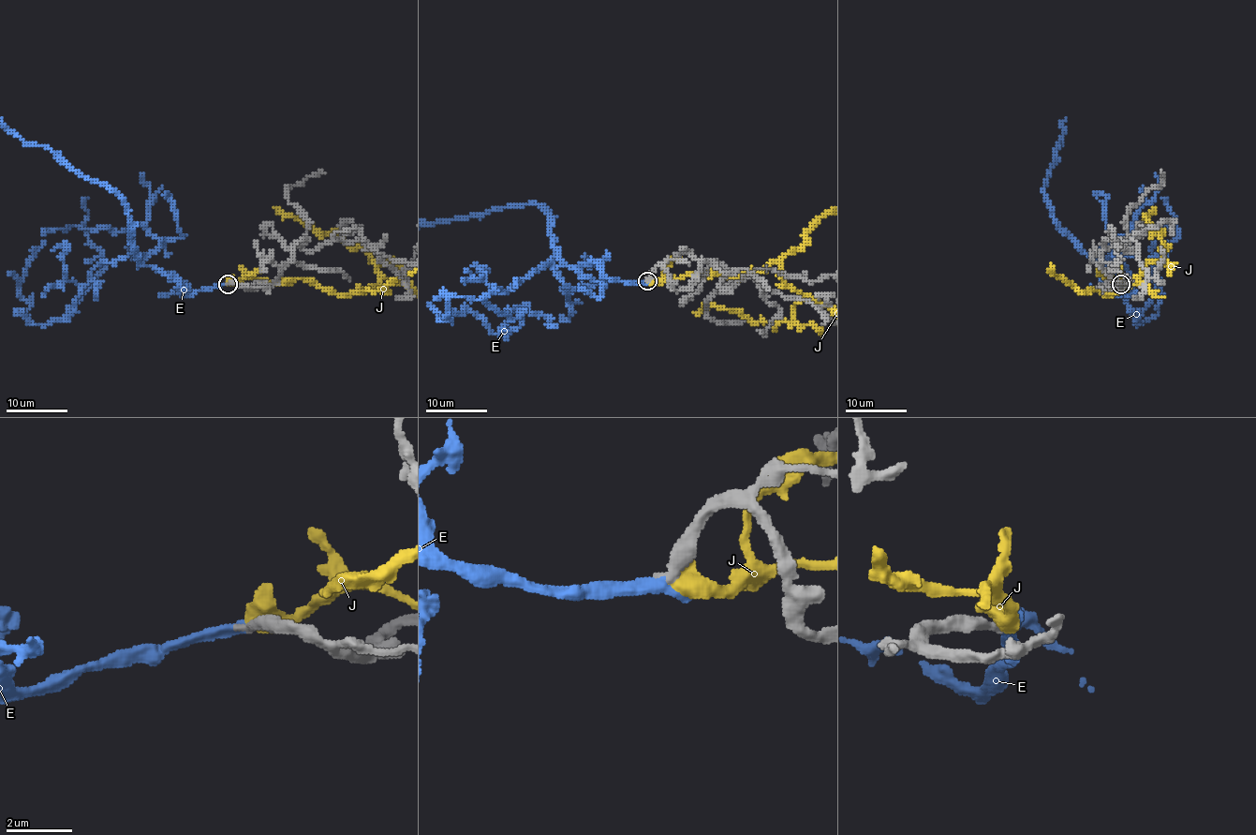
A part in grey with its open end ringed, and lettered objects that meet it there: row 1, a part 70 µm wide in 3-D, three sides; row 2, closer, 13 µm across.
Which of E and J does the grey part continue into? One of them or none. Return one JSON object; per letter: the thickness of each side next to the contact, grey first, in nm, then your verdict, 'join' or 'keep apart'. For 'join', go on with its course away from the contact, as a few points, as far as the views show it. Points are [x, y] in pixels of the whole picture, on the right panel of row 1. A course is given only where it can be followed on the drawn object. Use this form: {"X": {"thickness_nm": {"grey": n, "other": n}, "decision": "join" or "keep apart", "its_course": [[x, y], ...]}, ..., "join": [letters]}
{"E": {"thickness_nm": {"grey": 380, "other": 280}, "decision": "join"}, "J": {"thickness_nm": {"grey": 440, "other": 500}, "decision": "keep apart"}, "join": ["E"]}

